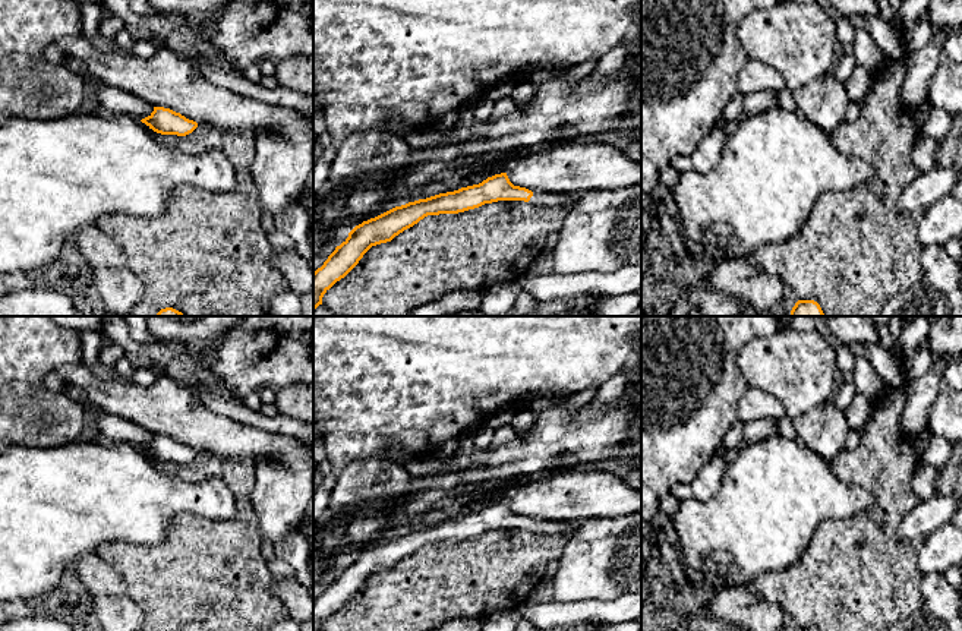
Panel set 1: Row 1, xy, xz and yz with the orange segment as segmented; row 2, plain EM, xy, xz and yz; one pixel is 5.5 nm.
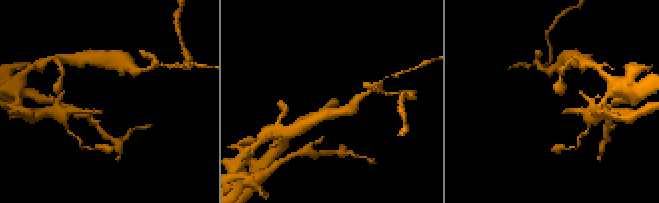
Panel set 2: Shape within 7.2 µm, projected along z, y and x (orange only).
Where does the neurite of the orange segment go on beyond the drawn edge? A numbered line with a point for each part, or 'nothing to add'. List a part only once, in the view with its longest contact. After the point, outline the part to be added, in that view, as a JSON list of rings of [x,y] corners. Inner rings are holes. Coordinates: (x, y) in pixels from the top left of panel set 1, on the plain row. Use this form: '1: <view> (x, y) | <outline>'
1: xz (543, 527) | [[[533,520],[533,524],[530,526],[529,530],[540,534],[564,534],[564,533],[574,533],[575,527],[573,527],[568,521]]]

